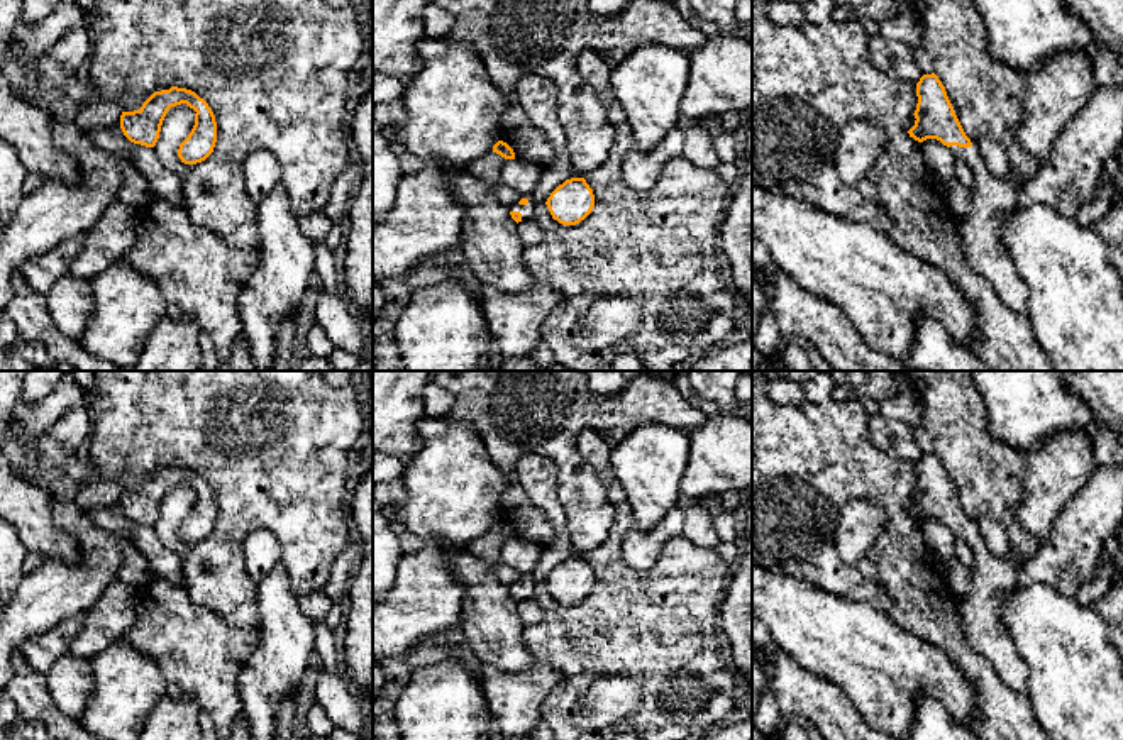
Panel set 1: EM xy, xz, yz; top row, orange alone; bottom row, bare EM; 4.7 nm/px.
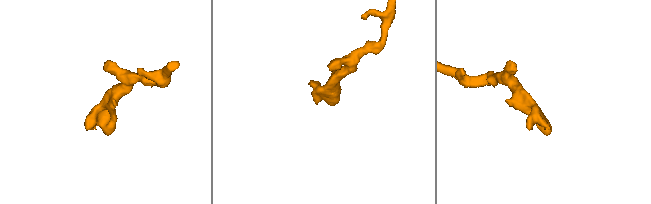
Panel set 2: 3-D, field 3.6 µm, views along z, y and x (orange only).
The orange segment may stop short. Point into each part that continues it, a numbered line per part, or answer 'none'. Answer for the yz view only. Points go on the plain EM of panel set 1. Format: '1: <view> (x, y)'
1: yz (993, 579)

